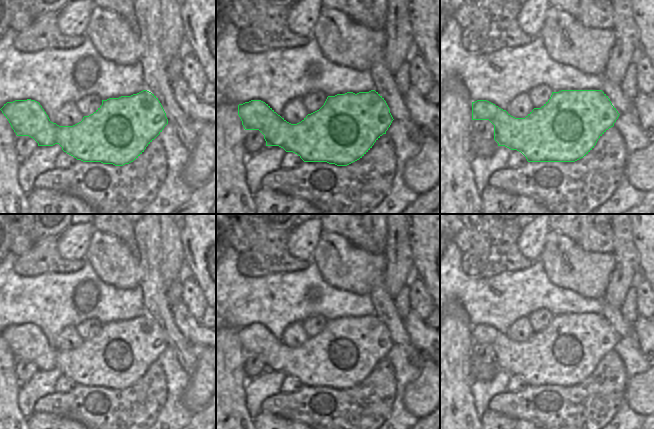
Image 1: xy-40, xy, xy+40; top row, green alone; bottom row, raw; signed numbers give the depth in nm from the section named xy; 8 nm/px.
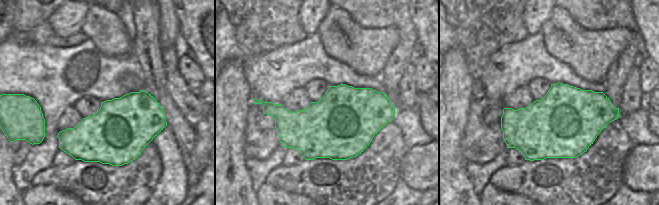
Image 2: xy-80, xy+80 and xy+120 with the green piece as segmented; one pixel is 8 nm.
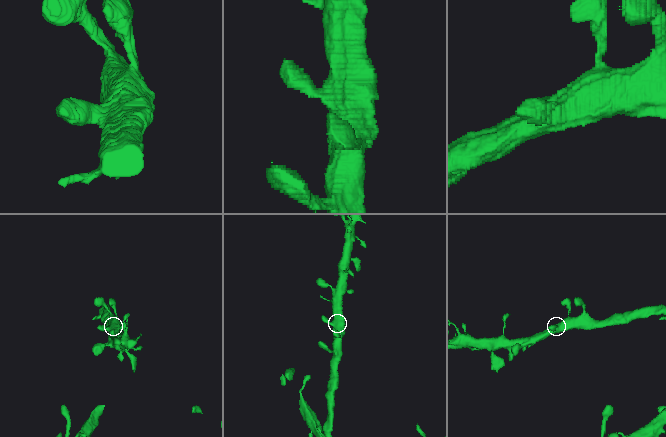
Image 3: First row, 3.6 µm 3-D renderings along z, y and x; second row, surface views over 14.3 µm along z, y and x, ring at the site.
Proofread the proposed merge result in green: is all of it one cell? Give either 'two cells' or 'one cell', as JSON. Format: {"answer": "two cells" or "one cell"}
{"answer": "one cell"}

